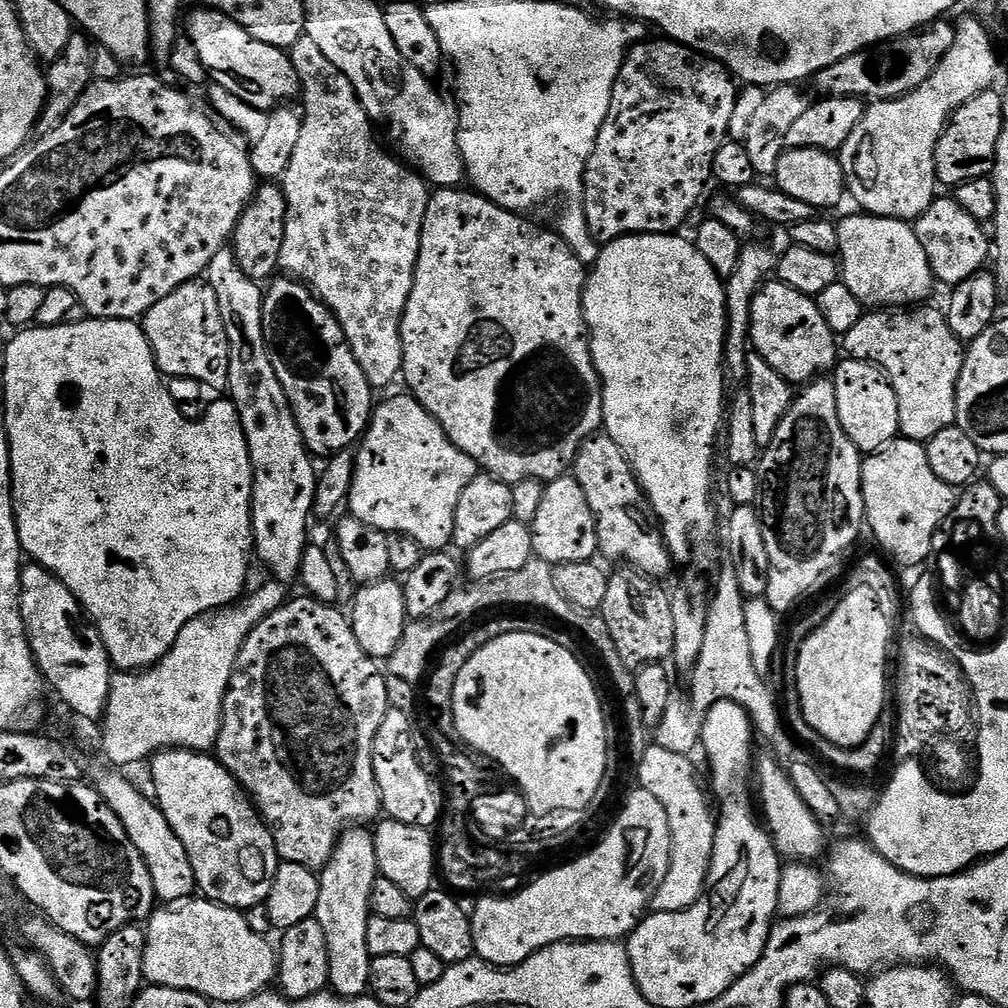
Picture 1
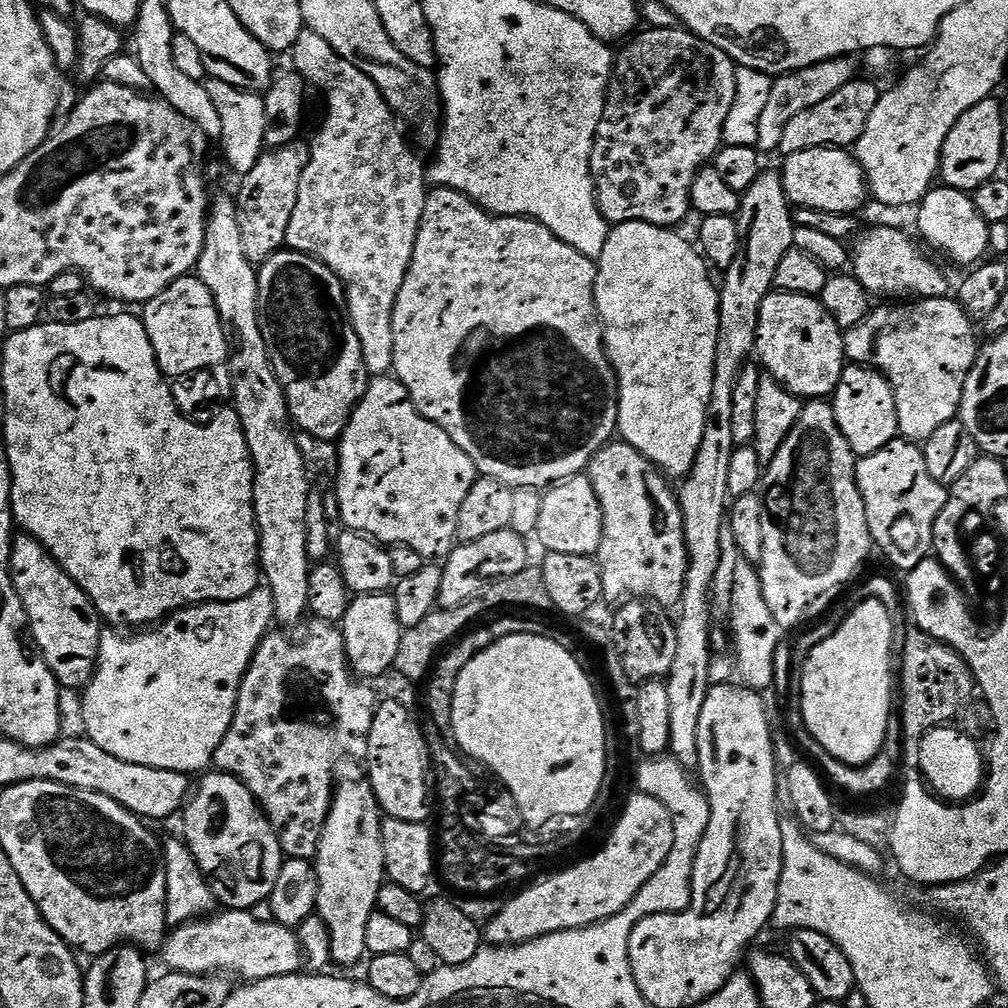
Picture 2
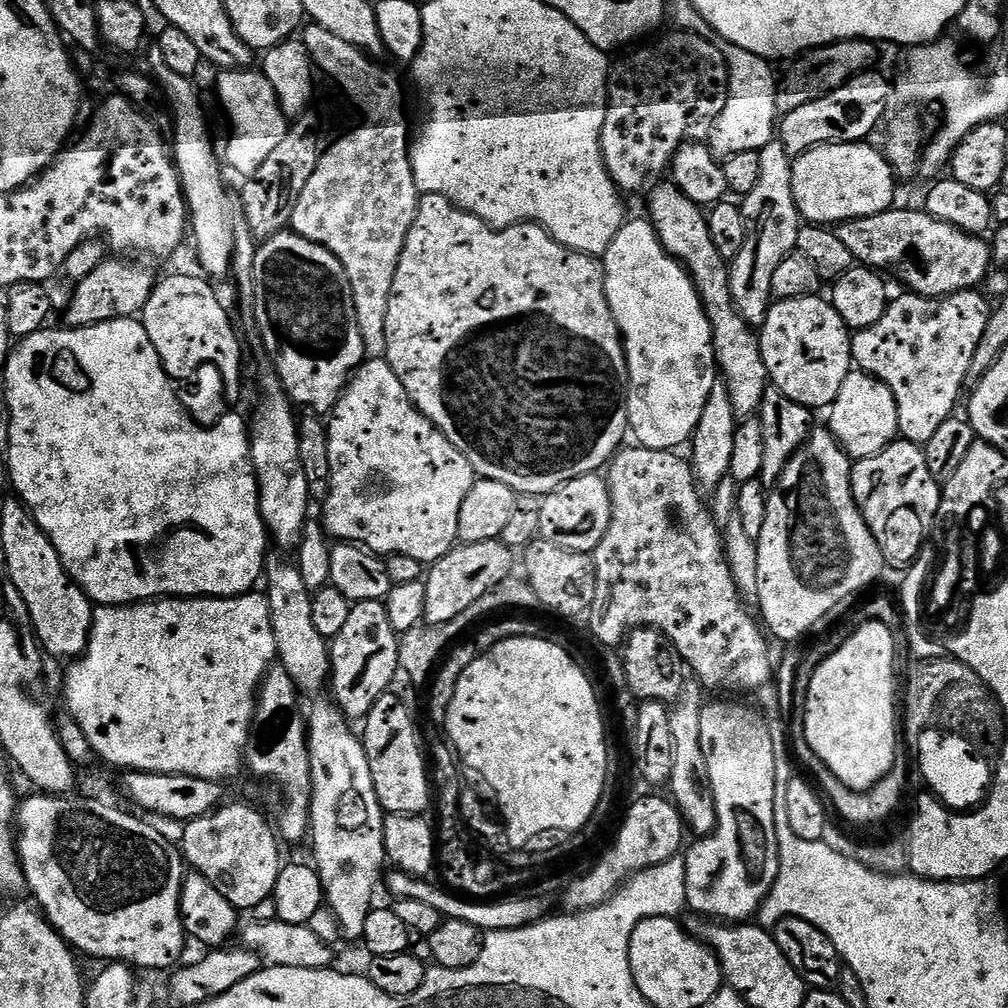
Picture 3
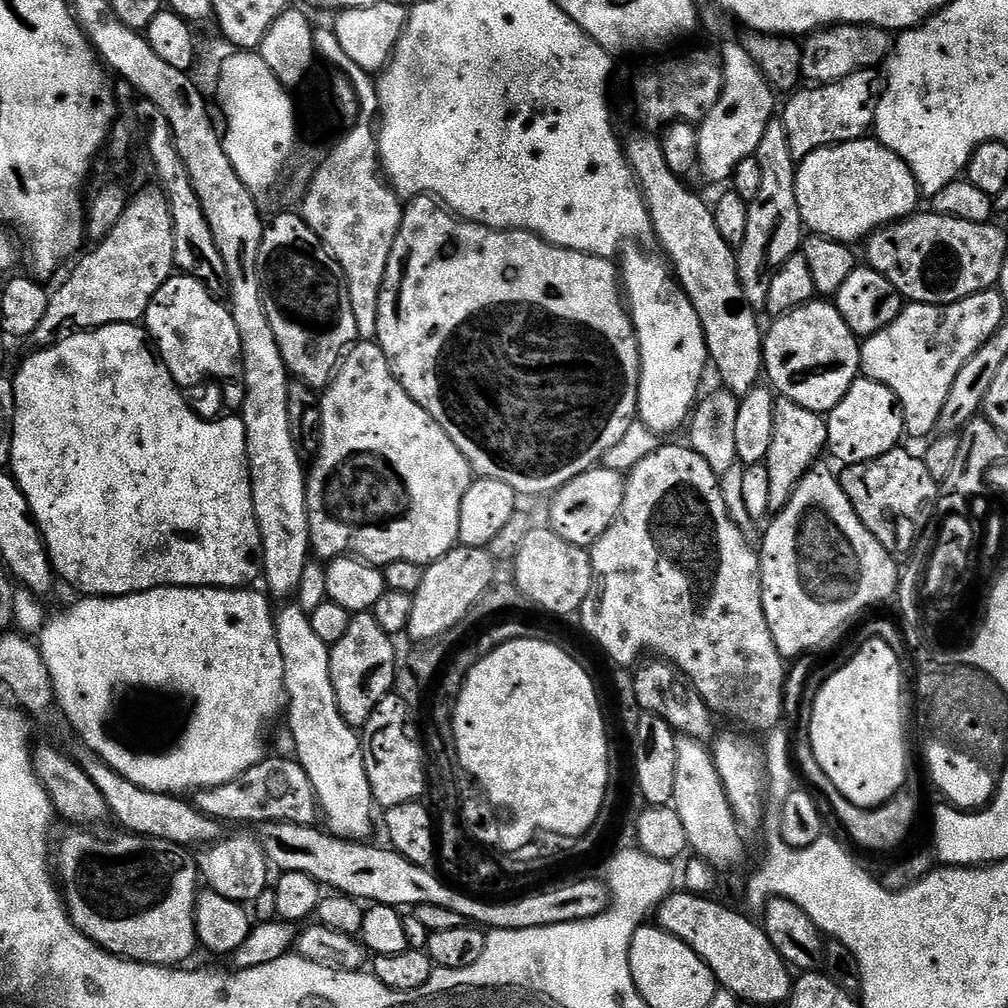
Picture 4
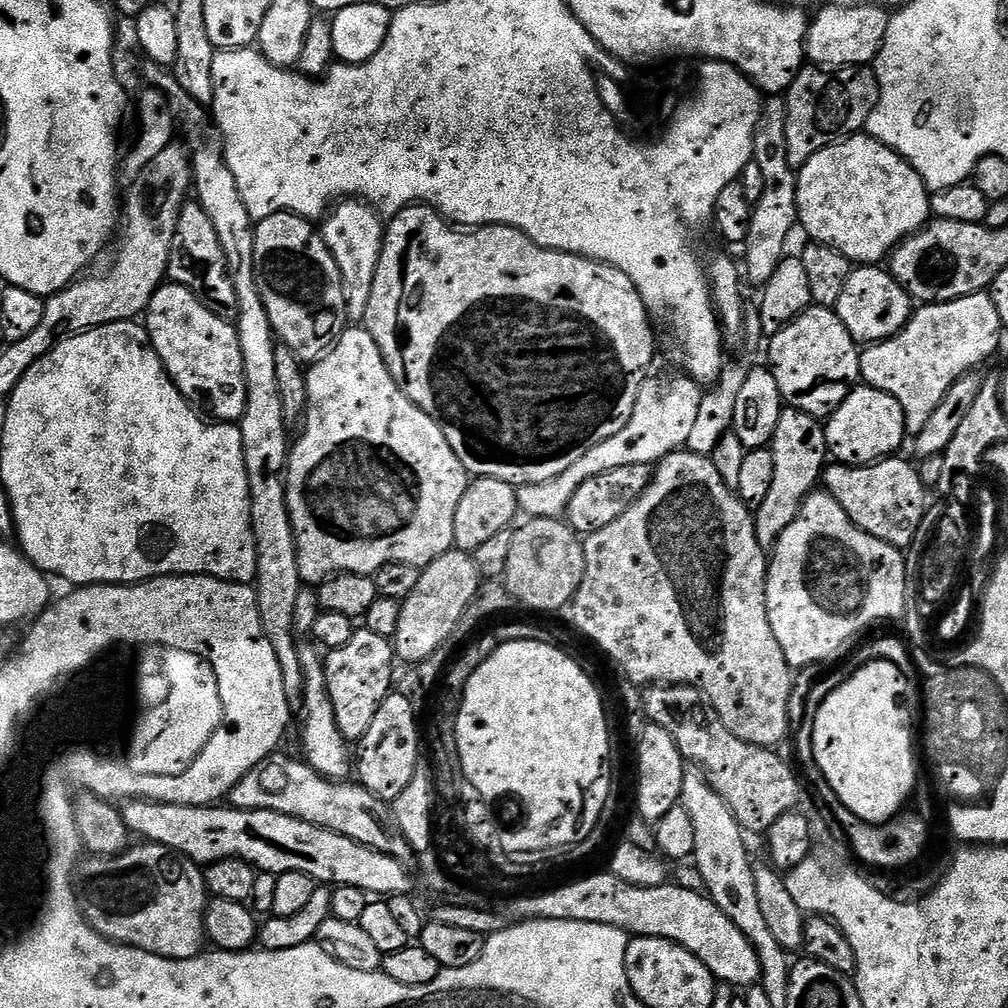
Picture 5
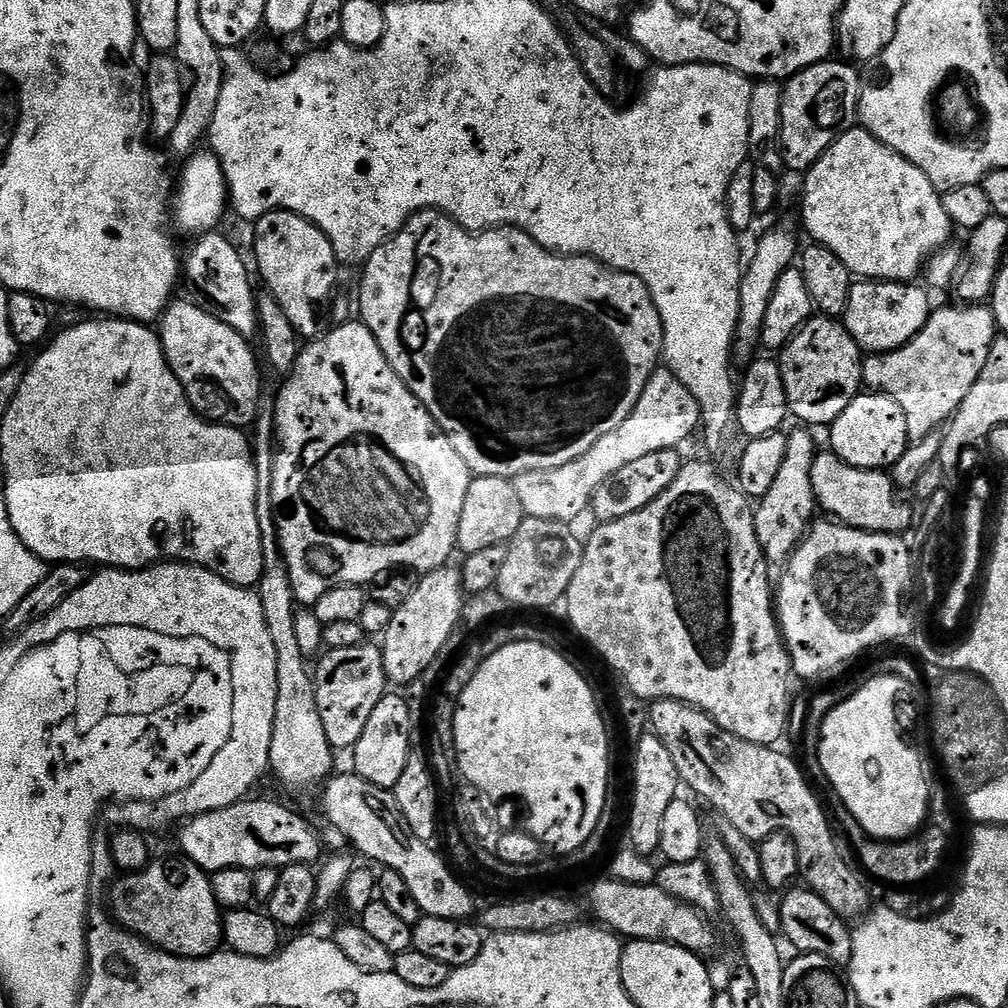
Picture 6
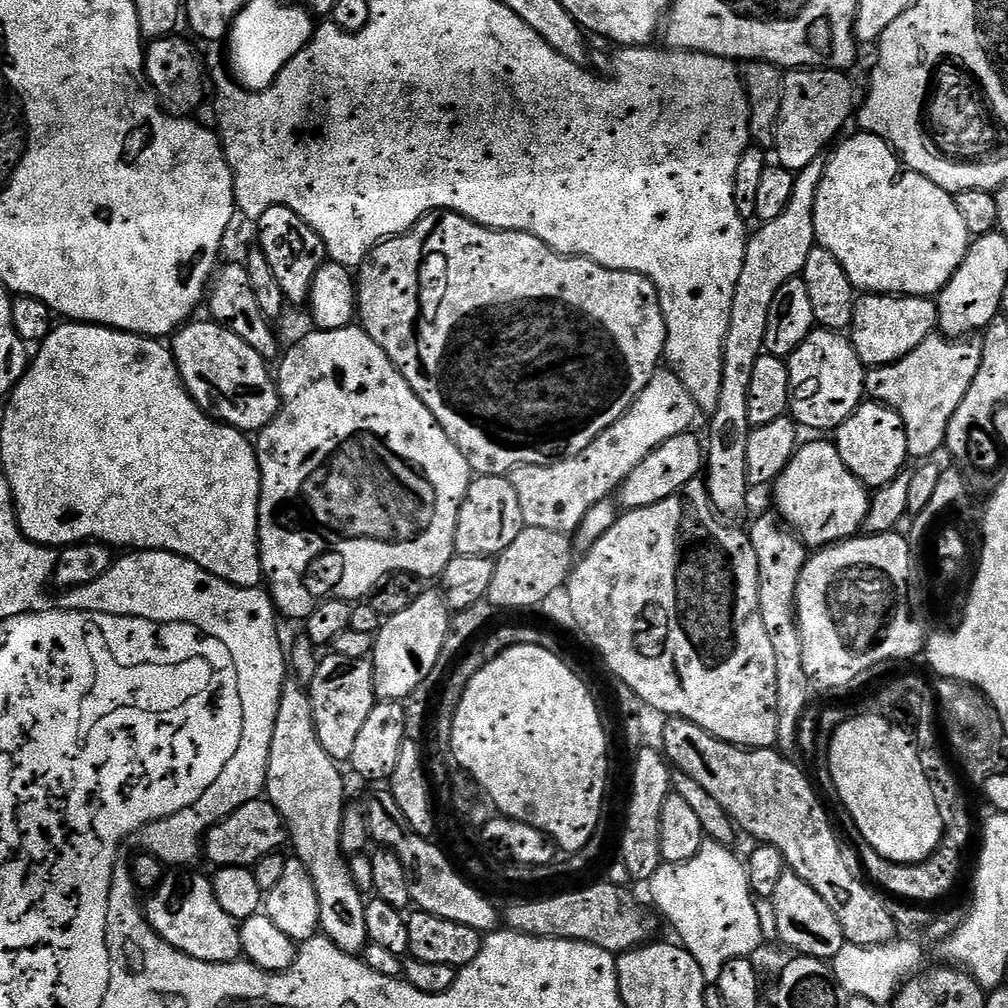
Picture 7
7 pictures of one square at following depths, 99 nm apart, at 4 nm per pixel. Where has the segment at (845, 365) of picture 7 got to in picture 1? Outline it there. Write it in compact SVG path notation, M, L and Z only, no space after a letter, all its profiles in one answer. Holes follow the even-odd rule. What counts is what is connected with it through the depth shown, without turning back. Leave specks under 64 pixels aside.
M779 282L763 284L752 303L750 322L752 323L751 347L759 356L766 358L766 362L770 362L770 366L774 366L774 370L778 370L778 374L782 374L782 378L789 380L793 386L807 385L821 374L827 373L824 372L827 368L828 371L835 369L838 363L838 355L836 356L838 337L830 330L830 326L826 326L826 318L822 318L822 310L818 310L813 297Z

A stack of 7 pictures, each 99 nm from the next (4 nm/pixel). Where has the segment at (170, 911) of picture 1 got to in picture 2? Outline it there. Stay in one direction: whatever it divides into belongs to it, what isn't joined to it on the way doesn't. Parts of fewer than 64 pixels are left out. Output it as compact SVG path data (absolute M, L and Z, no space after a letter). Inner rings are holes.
M224 910L203 920L179 925L165 939L163 952L171 971L195 976L241 976L244 982L294 976L302 968L299 935L277 923L258 922L258 918L254 918L248 910Z

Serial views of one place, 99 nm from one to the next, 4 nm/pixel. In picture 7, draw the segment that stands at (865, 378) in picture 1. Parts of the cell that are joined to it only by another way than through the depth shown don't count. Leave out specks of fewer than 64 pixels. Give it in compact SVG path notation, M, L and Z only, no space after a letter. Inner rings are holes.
M861 402L834 432L834 443L842 462L869 490L886 486L895 476L905 471L904 463L909 463L906 426L894 410L879 402Z

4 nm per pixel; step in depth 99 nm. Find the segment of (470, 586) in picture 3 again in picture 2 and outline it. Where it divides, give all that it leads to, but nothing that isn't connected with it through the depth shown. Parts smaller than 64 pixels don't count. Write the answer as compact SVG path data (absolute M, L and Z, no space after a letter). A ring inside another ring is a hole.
M511 528L498 530L498 534L490 534L487 538L478 538L478 542L457 543L442 564L444 573L439 607L457 608L467 604L468 601L477 599L486 586L510 578L529 567L528 544L525 537L514 534Z

